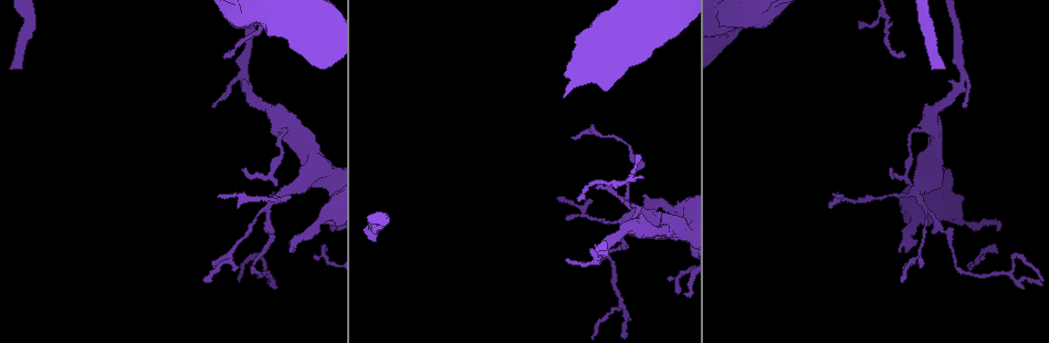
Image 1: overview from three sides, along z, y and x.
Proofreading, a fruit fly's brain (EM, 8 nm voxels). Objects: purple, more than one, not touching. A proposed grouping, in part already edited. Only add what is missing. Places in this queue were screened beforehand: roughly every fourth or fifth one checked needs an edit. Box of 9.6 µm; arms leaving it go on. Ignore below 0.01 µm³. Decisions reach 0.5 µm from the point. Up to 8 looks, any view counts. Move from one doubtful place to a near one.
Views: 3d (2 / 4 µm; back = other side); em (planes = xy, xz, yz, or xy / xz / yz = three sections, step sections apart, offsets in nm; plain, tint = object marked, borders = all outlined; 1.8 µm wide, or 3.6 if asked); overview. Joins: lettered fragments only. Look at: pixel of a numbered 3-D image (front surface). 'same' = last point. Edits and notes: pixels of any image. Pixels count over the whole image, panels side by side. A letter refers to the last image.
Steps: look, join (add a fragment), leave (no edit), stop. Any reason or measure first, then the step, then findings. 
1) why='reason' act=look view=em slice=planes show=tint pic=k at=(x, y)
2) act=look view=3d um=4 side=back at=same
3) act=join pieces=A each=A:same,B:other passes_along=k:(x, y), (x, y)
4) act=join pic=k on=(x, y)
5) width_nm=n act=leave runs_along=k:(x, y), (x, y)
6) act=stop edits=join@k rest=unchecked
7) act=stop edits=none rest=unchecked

why='long arm stops here' act=look view=em slice=planes show=plain pic=1 at=(21, 69)

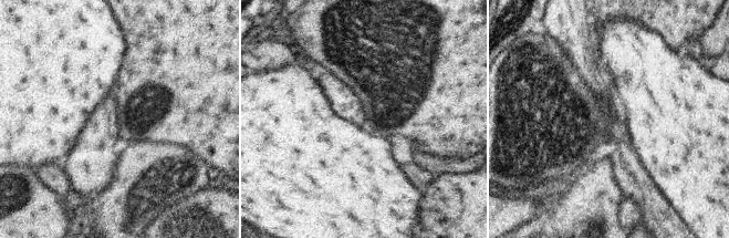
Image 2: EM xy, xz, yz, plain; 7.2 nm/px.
why='see the neighbours' act=look view=em slice=planes show=borders at=same

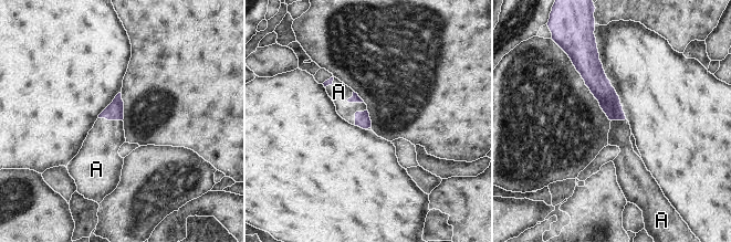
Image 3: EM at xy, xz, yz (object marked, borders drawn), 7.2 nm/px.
act=join pieces=A each=A:same passes_along=3:(355, 98), (355, 102), (338, 92) found='the neuron continues'

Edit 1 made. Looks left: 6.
act=look view=overview

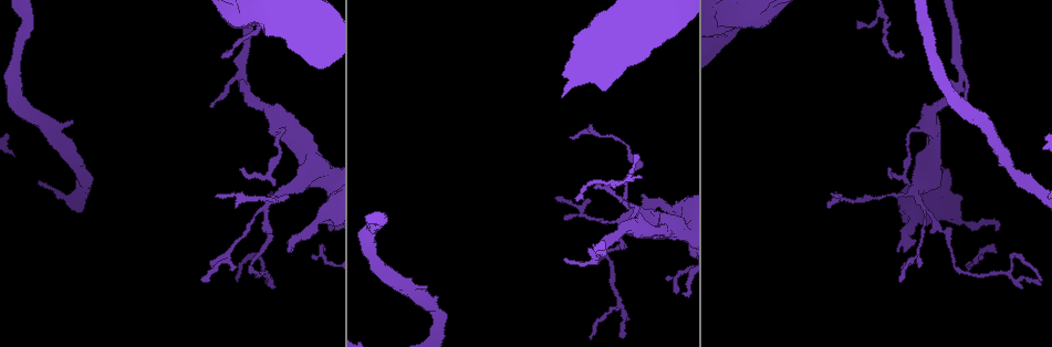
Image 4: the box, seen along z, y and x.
act=look view=em slice=planes show=tint pic=4 at=(71, 122)

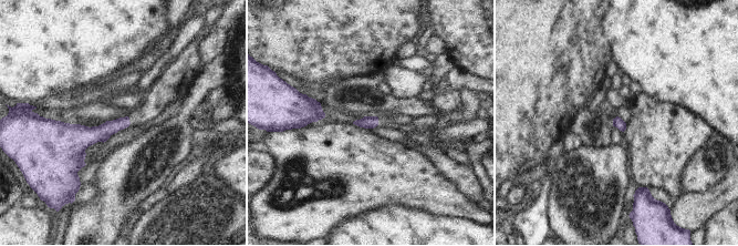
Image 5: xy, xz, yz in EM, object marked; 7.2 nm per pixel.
why='what lies round it' act=look view=em slice=planes show=borders at=same

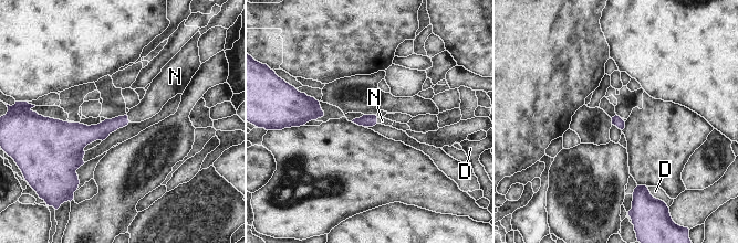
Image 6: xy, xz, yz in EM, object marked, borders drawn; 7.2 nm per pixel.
longest_contact=N:60nm act=join pieces=N each=D:other,N:same passes_along=6:(101, 131), (127, 117), (155, 98) found='the neuron continues'

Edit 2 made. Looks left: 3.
act=look view=em slice=planes show=plain pic=4 at=(265, 271)

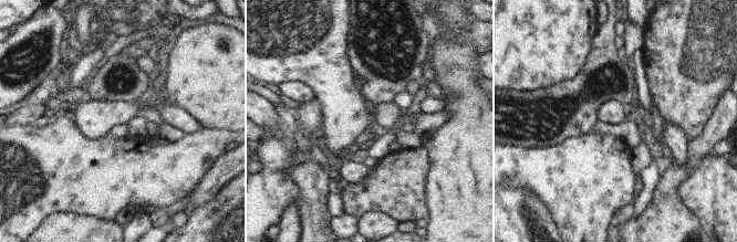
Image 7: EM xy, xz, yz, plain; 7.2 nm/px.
why='with the object marked' act=look view=em slice=planes show=tint at=same

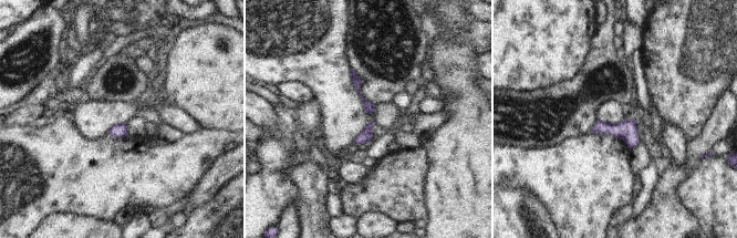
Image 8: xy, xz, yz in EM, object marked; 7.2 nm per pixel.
act=look view=em slice=planes show=borders at=same

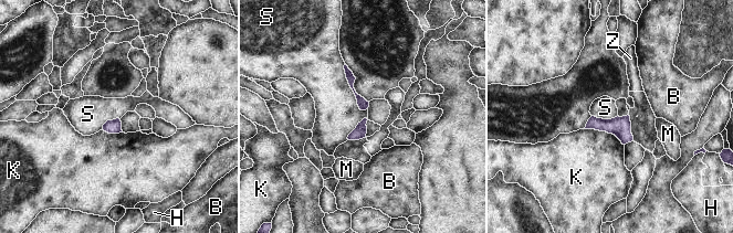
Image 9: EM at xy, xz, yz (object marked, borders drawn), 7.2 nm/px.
act=leave each=B:other,H:other,K:other,M:other,S:other,Z:other border=9:(344, 64), (356, 104), (365, 110) found='none of them fits'

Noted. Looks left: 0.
act=stop edits=join@3,join@6 rest=unchecked

